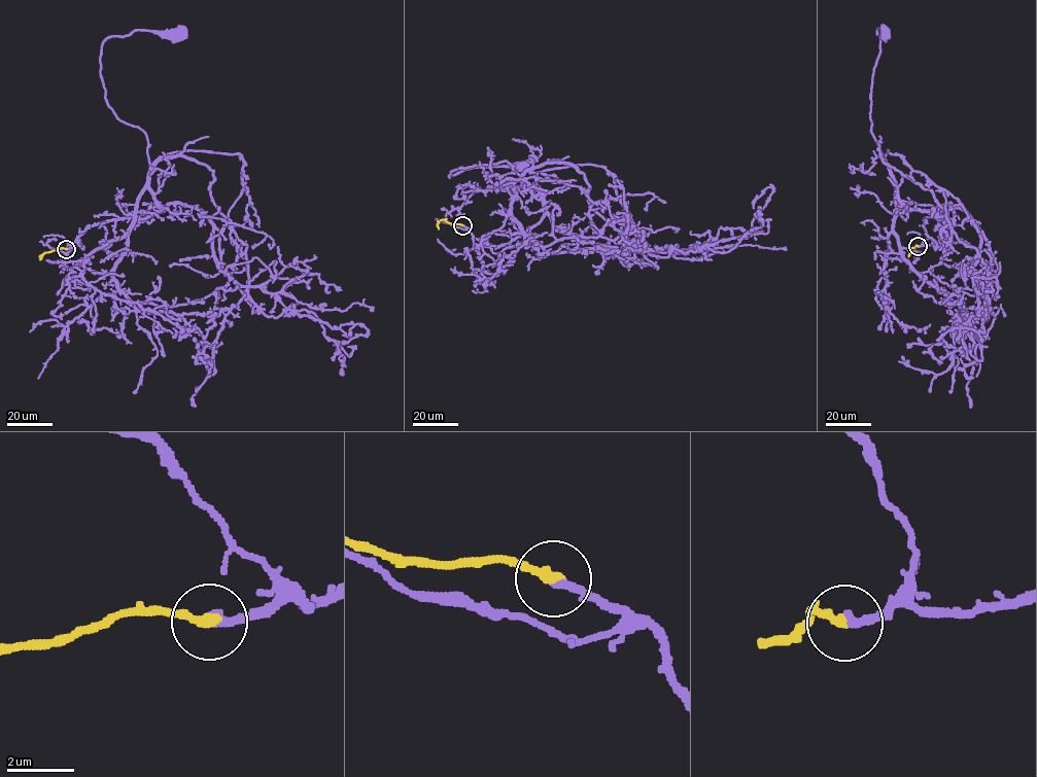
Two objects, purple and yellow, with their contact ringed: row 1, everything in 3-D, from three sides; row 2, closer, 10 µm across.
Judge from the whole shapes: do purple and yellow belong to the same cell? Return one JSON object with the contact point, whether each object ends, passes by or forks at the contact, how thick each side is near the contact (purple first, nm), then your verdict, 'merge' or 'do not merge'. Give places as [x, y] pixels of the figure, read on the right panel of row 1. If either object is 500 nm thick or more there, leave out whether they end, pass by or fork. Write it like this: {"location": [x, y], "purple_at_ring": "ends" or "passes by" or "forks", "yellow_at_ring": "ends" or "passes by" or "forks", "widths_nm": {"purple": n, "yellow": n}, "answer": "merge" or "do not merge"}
{"location": [918, 246], "purple_at_ring": "ends", "yellow_at_ring": "ends", "widths_nm": {"purple": 280, "yellow": 300}, "answer": "merge"}

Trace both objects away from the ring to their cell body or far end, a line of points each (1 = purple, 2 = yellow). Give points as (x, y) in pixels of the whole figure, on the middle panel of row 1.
1: (461, 224), (474, 248), (510, 242), (537, 224), (541, 193), (506, 162), (458, 168), (448, 177), (521, 167)
2: (461, 224), (441, 219), (438, 228)

